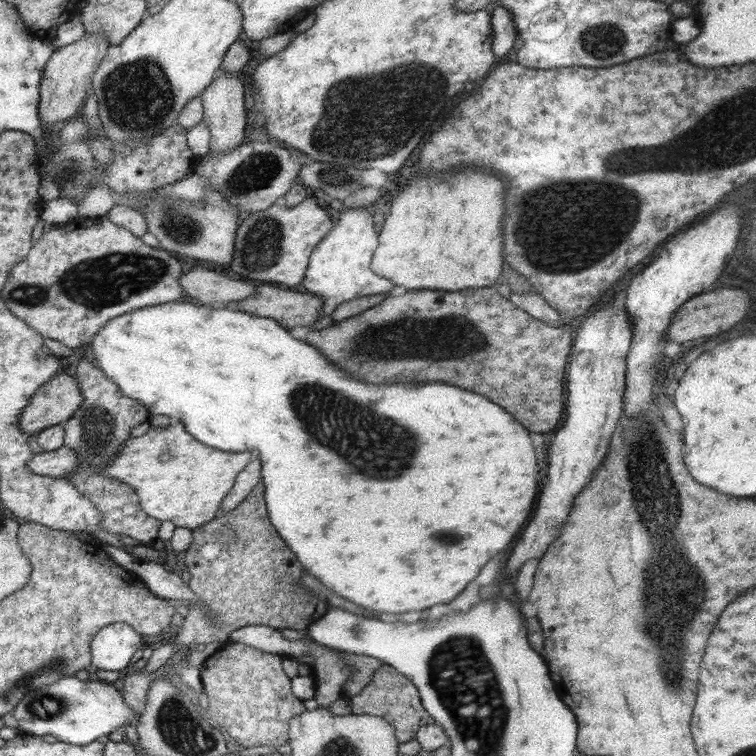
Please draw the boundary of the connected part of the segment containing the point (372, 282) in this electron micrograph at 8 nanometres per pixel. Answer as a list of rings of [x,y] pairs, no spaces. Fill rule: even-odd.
[[[368,208],[345,209],[337,213],[334,229],[330,230],[328,237],[314,249],[313,256],[310,257],[309,268],[305,274],[305,280],[302,281],[306,292],[322,297],[321,316],[331,315],[336,312],[338,306],[358,297],[397,290],[396,284],[390,279],[382,278],[381,275],[377,275],[373,270],[370,270],[370,260],[372,260],[372,254],[374,254],[376,246],[378,246],[378,232],[374,230],[374,220],[372,220],[372,214],[368,212]]]

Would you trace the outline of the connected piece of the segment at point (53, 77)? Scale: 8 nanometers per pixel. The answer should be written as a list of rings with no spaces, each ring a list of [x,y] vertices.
[[[88,33],[75,43],[59,48],[45,68],[41,80],[40,118],[43,127],[56,122],[72,120],[76,113],[80,114],[88,98],[101,62],[104,60],[110,46],[109,38],[104,33]]]

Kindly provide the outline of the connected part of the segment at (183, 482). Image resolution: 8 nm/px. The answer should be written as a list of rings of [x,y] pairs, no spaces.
[[[177,423],[176,426],[169,425],[166,428],[151,426],[143,436],[128,438],[116,458],[110,460],[101,472],[106,477],[114,477],[133,486],[141,501],[141,509],[147,515],[162,519],[162,522],[171,520],[176,527],[196,530],[221,513],[224,498],[237,484],[238,476],[251,460],[250,451],[226,452],[206,446],[205,443],[198,442],[182,423]]]

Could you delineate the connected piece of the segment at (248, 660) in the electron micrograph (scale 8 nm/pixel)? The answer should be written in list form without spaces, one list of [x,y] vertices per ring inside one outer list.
[[[232,641],[226,642],[216,653],[210,655],[201,667],[201,679],[209,700],[208,717],[216,727],[222,726],[243,749],[250,746],[278,748],[288,743],[289,723],[306,712],[303,701],[293,693],[293,680],[286,670],[282,670],[282,657]]]

